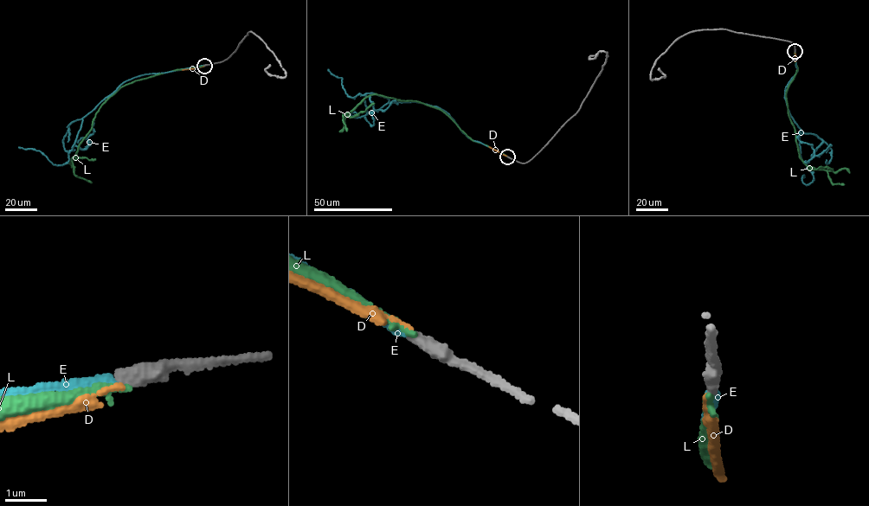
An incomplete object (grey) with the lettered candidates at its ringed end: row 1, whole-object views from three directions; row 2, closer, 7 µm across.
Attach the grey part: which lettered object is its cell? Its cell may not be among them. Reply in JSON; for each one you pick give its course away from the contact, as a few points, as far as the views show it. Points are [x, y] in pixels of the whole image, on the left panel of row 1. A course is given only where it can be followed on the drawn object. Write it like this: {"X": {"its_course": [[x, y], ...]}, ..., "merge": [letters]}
{"E": {"its_course": [[204, 65], [145, 74], [120, 85], [82, 118], [64, 164], [53, 164], [39, 150], [18, 147]]}, "merge": ["E"]}

